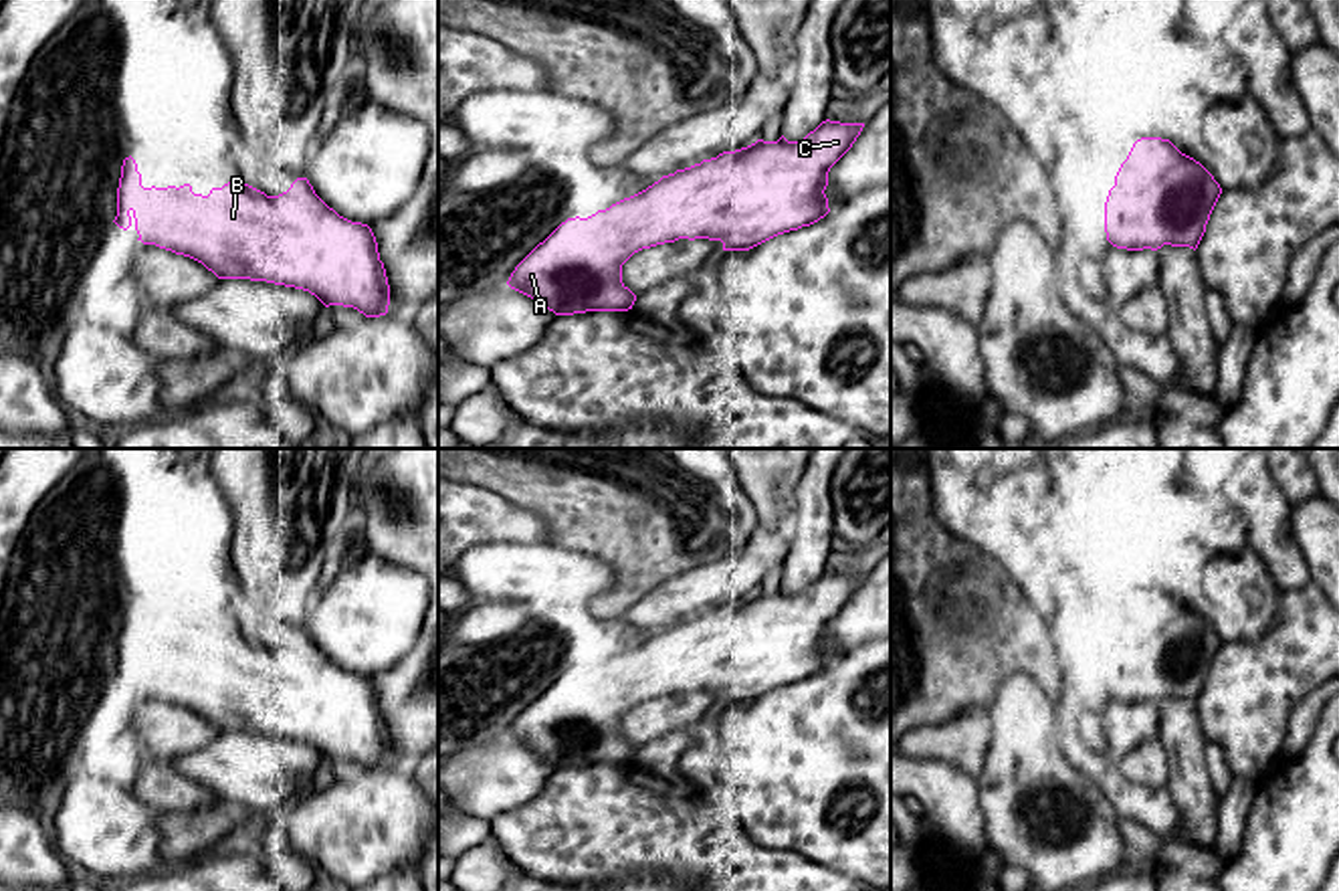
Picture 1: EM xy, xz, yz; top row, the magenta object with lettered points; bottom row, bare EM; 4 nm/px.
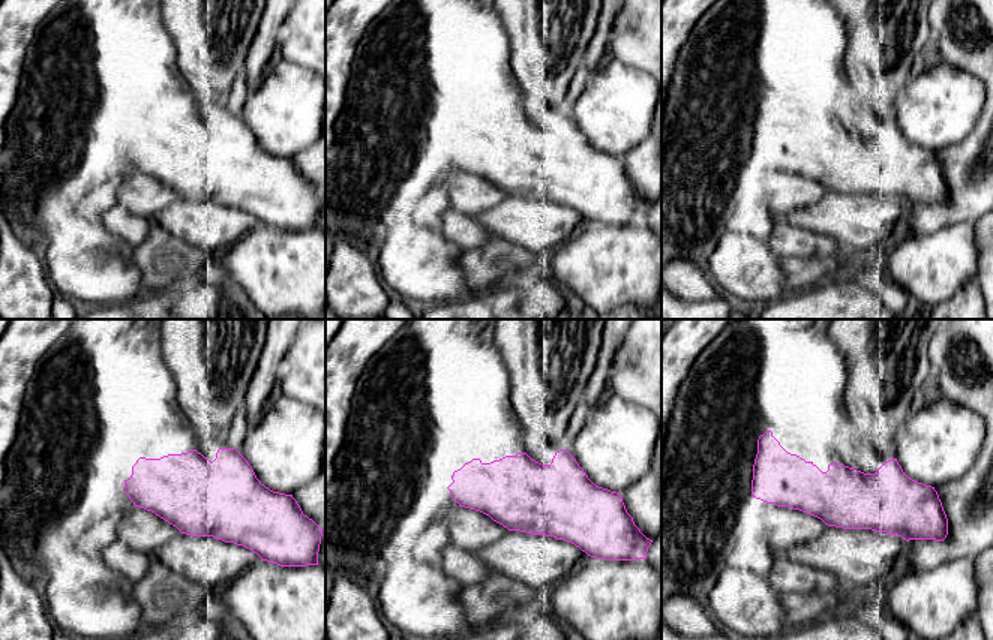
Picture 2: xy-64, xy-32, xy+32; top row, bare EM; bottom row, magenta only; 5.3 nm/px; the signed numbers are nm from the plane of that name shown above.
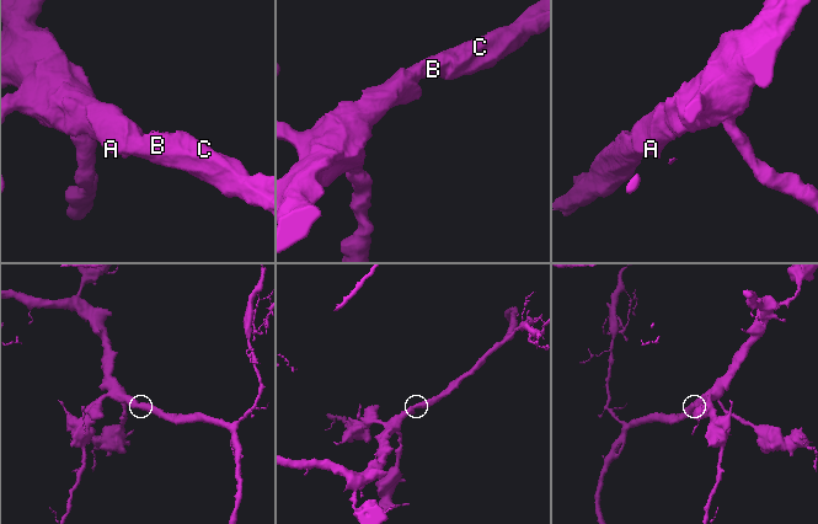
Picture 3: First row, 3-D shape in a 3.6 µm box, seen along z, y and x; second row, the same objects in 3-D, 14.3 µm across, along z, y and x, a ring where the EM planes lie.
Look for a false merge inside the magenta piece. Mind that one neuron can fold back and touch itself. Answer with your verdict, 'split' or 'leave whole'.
leave whole

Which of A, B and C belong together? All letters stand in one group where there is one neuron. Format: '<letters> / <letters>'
A B C

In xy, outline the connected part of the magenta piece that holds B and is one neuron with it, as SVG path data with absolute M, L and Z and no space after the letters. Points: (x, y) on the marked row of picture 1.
M123 160L117 188L119 228L135 226L143 244L156 244L202 263L218 279L250 279L295 287L315 295L325 307L353 307L366 317L388 313L390 285L378 242L368 224L351 222L329 208L307 178L297 178L279 196L228 182L208 196L180 188L143 188L135 160Z

